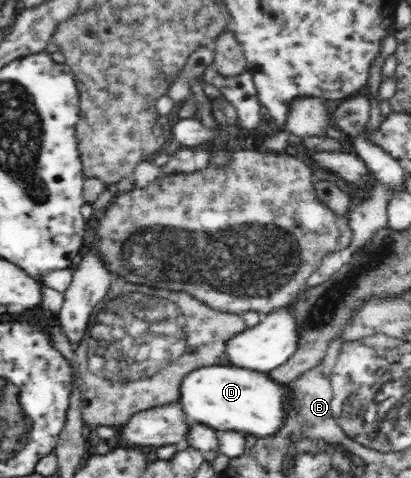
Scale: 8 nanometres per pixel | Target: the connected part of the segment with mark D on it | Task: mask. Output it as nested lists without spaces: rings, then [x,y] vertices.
[[[213,364],[189,373],[180,383],[178,401],[195,423],[217,431],[237,431],[258,439],[275,437],[288,418],[293,391],[287,384],[269,379],[265,373],[241,371],[241,367]]]

